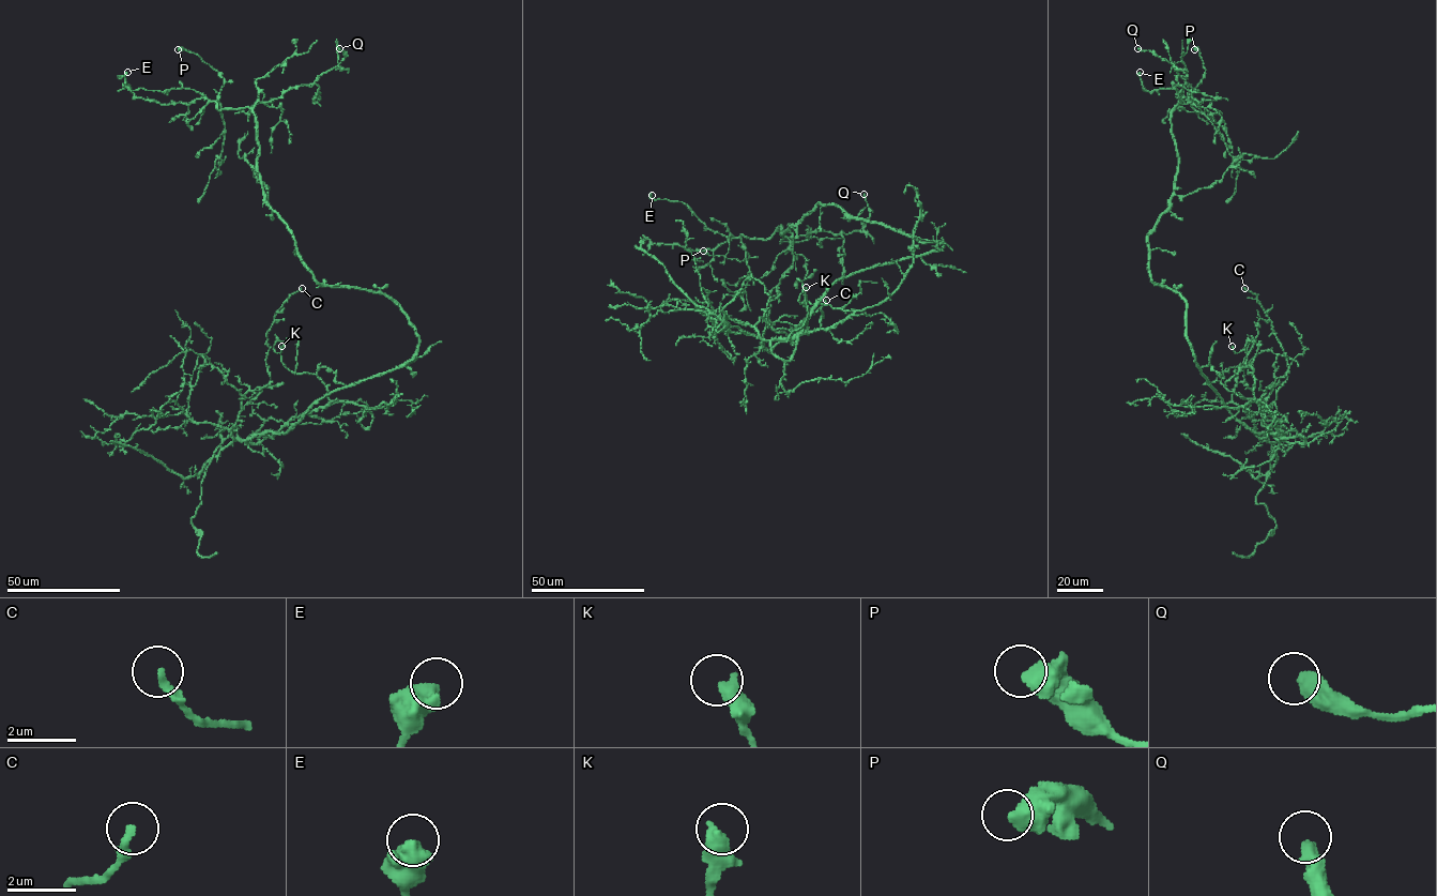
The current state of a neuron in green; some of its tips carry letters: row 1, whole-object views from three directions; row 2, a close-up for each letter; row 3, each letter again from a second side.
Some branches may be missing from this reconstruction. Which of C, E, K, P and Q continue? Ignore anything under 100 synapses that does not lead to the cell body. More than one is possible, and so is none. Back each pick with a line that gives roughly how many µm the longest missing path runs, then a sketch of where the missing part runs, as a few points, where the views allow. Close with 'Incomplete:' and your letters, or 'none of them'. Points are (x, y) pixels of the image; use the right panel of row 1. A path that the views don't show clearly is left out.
Incomplete: none of them

